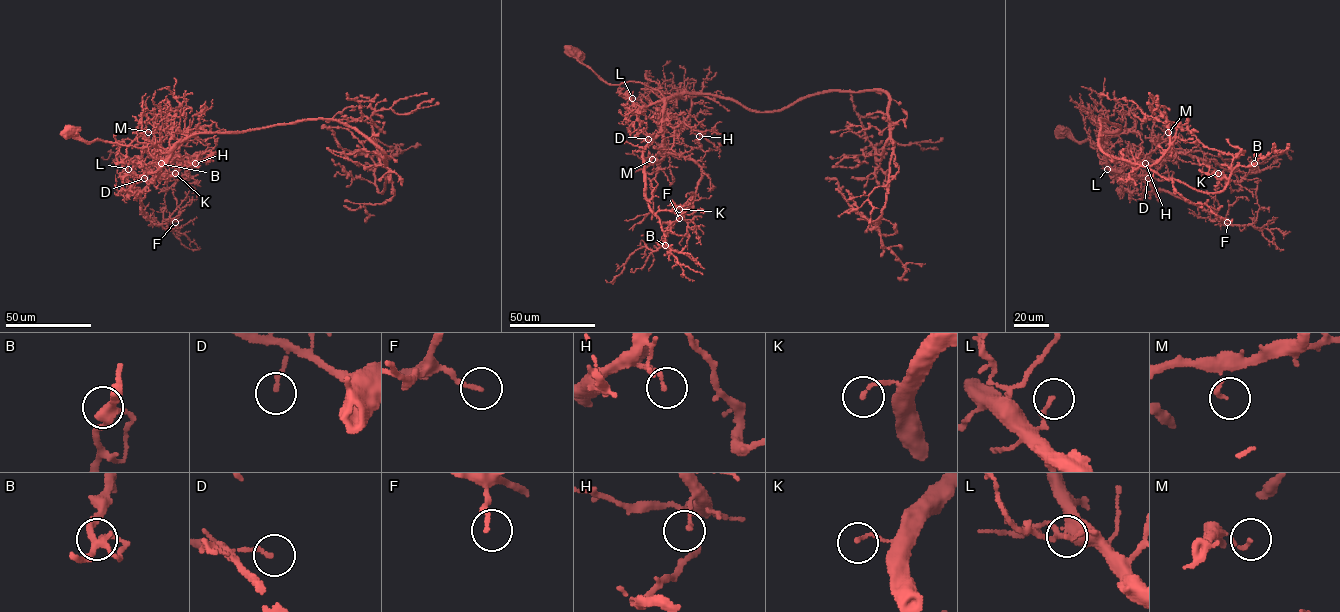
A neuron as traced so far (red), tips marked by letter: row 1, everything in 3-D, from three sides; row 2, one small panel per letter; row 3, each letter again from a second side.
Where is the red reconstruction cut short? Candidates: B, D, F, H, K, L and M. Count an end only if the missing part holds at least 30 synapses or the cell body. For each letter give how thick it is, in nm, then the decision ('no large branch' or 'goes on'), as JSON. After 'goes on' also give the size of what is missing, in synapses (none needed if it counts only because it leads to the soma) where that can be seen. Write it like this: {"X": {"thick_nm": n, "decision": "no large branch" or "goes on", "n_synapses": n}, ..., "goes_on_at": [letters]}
{"B": {"thick_nm": 140, "decision": "no large branch"}, "D": {"thick_nm": 140, "decision": "no large branch"}, "F": {"thick_nm": 180, "decision": "no large branch"}, "H": {"thick_nm": 130, "decision": "no large branch"}, "K": {"thick_nm": 130, "decision": "no large branch"}, "L": {"thick_nm": 150, "decision": "goes on", "n_synapses": 35}, "M": {"thick_nm": 120, "decision": "no large branch"}, "goes_on_at": ["L"]}

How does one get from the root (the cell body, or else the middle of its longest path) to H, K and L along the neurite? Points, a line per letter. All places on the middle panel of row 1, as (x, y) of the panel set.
H: (572, 52), (608, 83), (637, 82), (656, 89), (666, 98), (664, 112), (697, 130), (699, 136)
K: (572, 52), (603, 81), (641, 83), (666, 98), (663, 146), (692, 159), (701, 170), (696, 192), (679, 209)
L: (572, 52), (603, 81), (614, 84), (641, 83), (656, 89), (666, 98), (640, 106), (632, 98)

